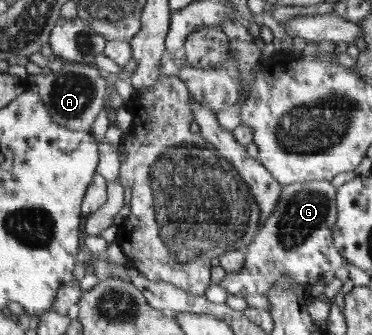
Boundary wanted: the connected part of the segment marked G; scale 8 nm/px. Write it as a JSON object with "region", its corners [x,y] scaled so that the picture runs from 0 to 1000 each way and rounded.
{"region":[[[831,540],[823,546],[788,546],[766,552],[750,606],[728,648],[702,675],[688,699],[672,743],[661,758],[661,788],[653,806],[632,818],[608,818],[589,842],[610,878],[637,884],[675,884],[675,878],[718,881],[718,872],[761,830],[777,824],[809,851],[833,854],[860,845],[863,818],[903,812],[930,794],[933,776],[901,734],[898,681],[909,654],[909,561],[887,540]]]}

